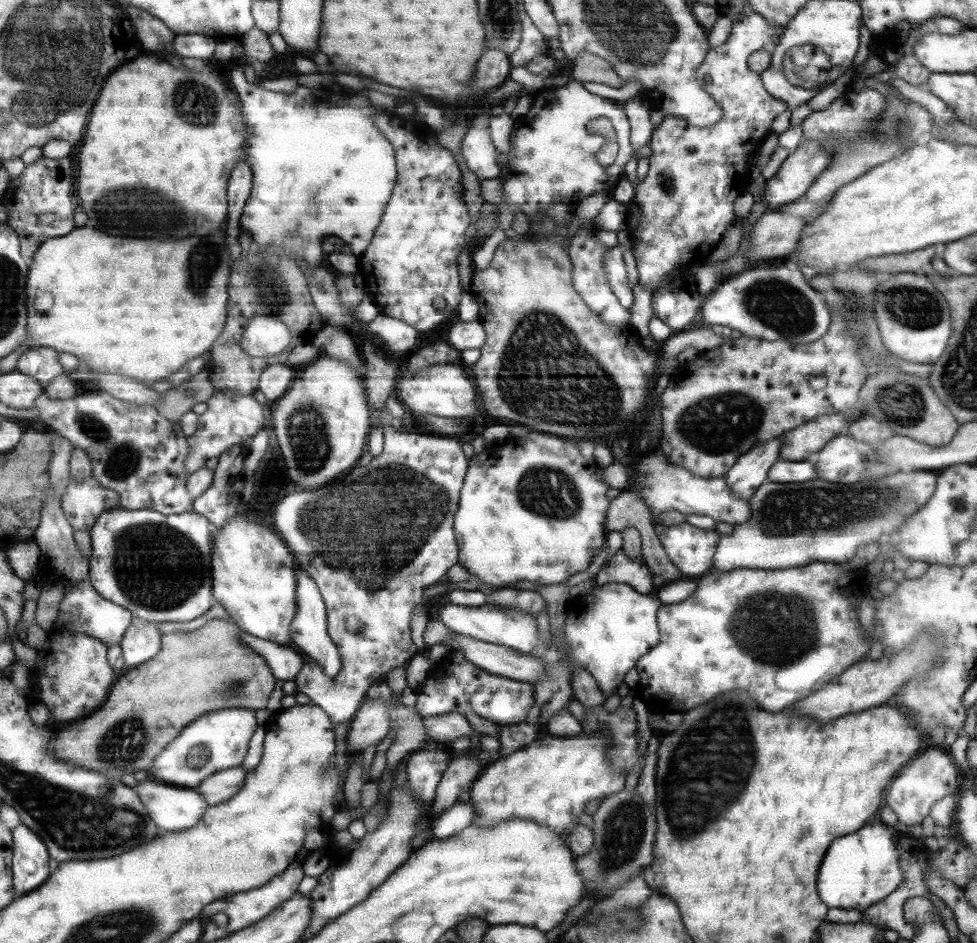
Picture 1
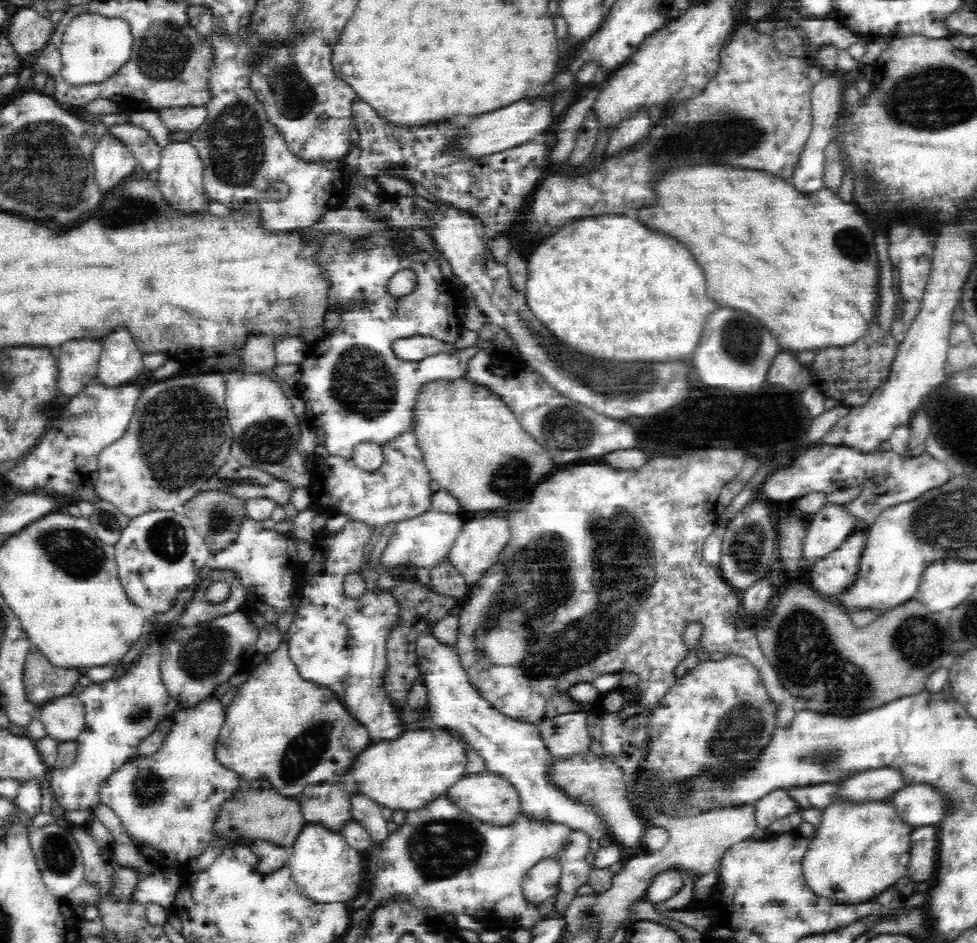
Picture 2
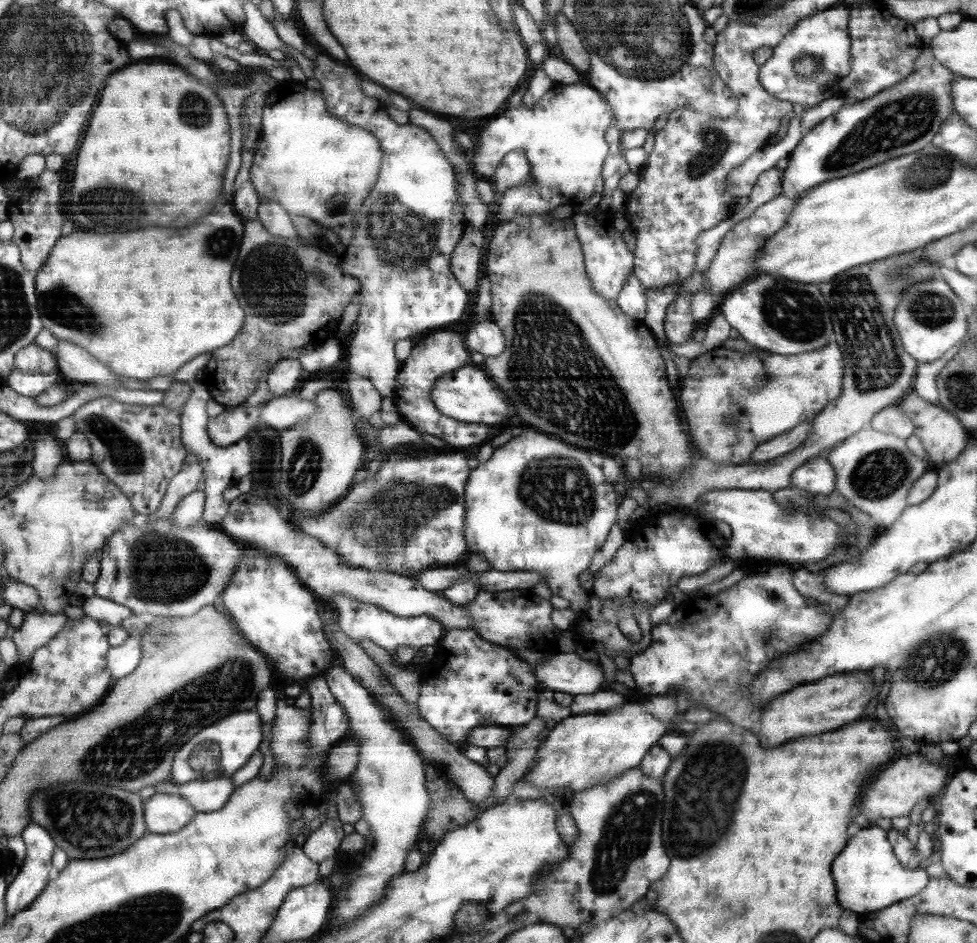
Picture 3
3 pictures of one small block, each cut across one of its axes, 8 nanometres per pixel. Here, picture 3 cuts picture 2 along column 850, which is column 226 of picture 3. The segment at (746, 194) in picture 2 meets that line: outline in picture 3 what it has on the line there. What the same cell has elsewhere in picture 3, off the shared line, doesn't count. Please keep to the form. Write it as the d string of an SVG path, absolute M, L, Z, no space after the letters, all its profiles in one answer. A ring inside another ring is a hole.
M230 202L220 204L213 213L206 215L206 220L202 224L196 224L196 236L194 228L182 228L182 236L174 228L146 228L138 232L126 232L126 234L98 234L98 232L74 232L64 235L52 250L47 263L41 268L37 275L39 307L41 308L42 318L46 328L50 330L58 340L71 340L79 344L82 348L92 352L94 356L105 362L116 374L124 378L136 378L136 380L148 380L154 376L173 376L178 368L190 362L192 358L200 356L205 352L218 350L225 347L240 330L244 322L244 309L240 306L238 299L234 296L230 288L230 276L232 276L238 250L244 238L242 230L242 220L240 215L234 212Z

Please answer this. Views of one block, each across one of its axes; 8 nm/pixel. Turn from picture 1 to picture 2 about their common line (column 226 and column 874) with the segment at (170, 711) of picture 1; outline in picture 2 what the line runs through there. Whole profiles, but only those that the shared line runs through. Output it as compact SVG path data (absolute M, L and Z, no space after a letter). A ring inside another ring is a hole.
M792 581L788 588L779 594L778 600L769 600L765 611L766 615L764 615L756 627L756 637L758 636L757 641L762 652L772 667L777 672L780 672L780 674L777 674L778 681L784 685L790 696L796 697L796 699L803 699L806 702L806 710L820 714L846 717L849 714L863 713L873 708L884 706L884 704L905 696L918 694L925 690L926 678L934 670L942 668L944 666L944 658L950 656L950 652L952 652L952 634L950 634L950 622L948 622L948 618L944 614L930 614L930 612L926 612L926 607L916 599L909 600L900 604L900 606L896 606L896 608L888 610L888 612L881 613L877 616L877 620L872 622L868 627L858 629L854 627L852 619L848 616L848 611L840 604L837 604L835 600L830 600L822 596L822 594L813 589L809 584Z

